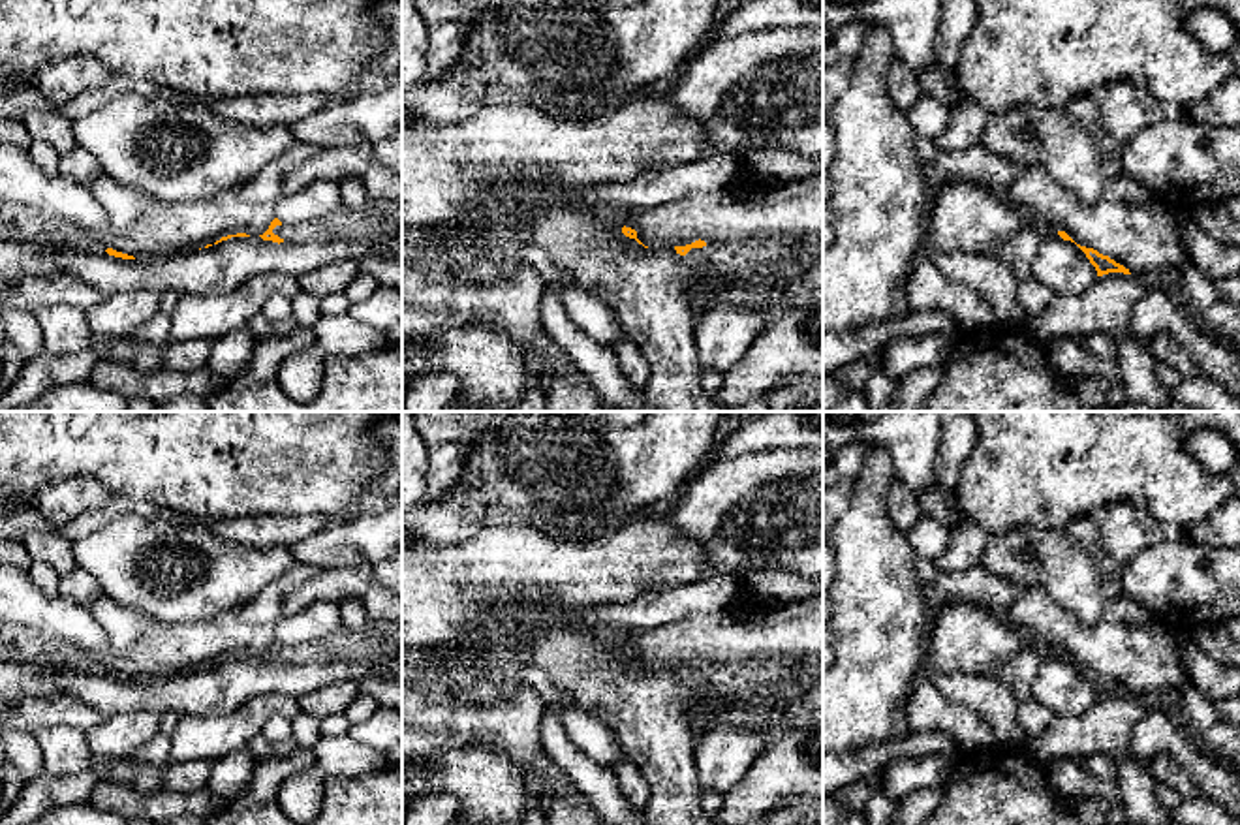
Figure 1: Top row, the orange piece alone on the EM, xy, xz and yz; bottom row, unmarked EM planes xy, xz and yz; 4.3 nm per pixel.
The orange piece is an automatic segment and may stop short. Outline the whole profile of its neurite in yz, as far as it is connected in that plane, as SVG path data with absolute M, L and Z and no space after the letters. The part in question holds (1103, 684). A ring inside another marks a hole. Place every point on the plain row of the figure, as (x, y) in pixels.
M1039 584L1020 592L1007 618L1026 637L1045 641L1063 662L1075 663L1095 688L1097 697L1108 693L1155 697L1163 692L1187 688L1186 665L1180 654L1180 633L1146 618L1139 624L1107 622L1084 626L1077 615L1054 601Z

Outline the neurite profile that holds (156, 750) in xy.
M158 733L148 742L139 746L133 759L156 767L167 767L171 763L171 740L169 735Z

